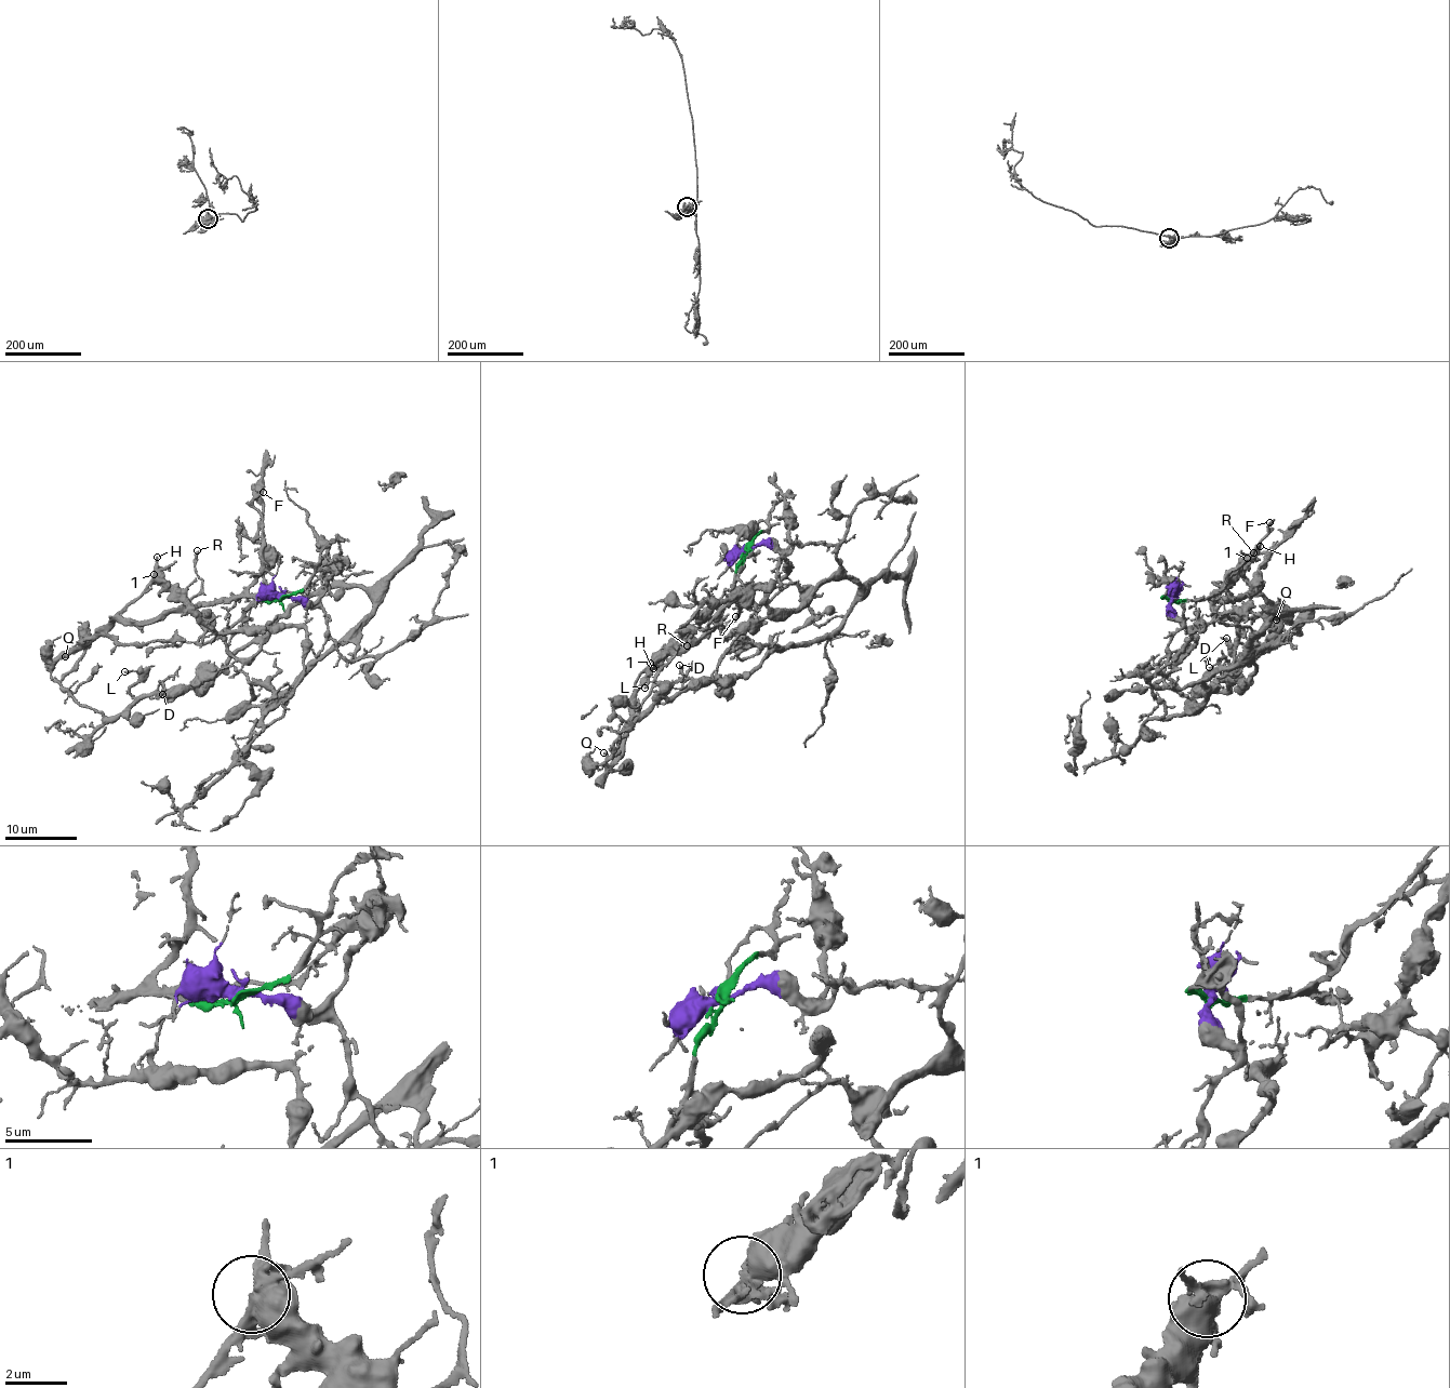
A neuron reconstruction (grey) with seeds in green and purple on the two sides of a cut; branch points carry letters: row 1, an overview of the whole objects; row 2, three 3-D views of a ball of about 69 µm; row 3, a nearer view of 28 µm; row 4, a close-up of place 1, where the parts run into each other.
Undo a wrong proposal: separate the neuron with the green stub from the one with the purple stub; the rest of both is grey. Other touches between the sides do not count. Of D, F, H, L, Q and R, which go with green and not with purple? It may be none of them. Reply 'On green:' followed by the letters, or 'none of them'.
On green: F, H, Q, R

